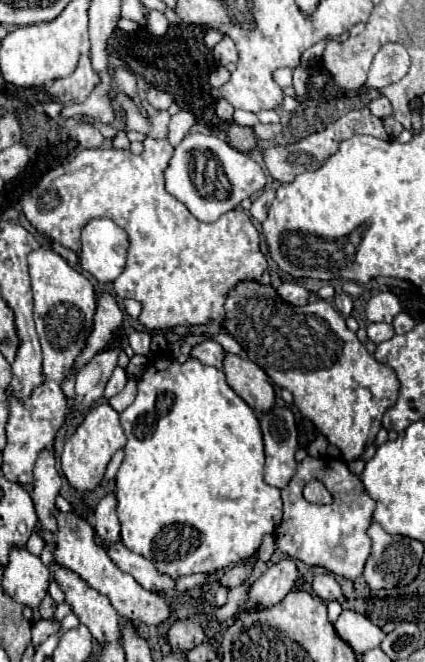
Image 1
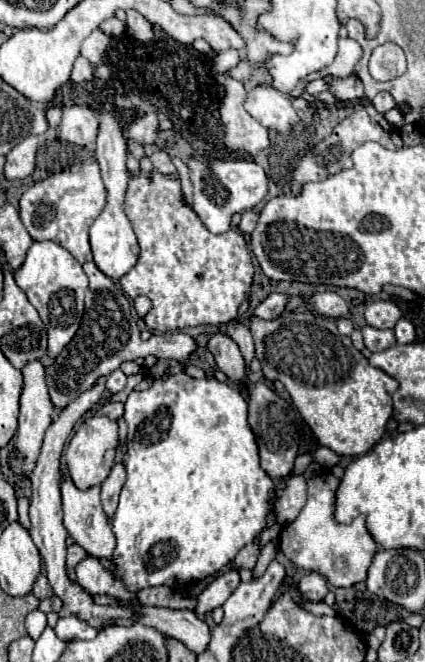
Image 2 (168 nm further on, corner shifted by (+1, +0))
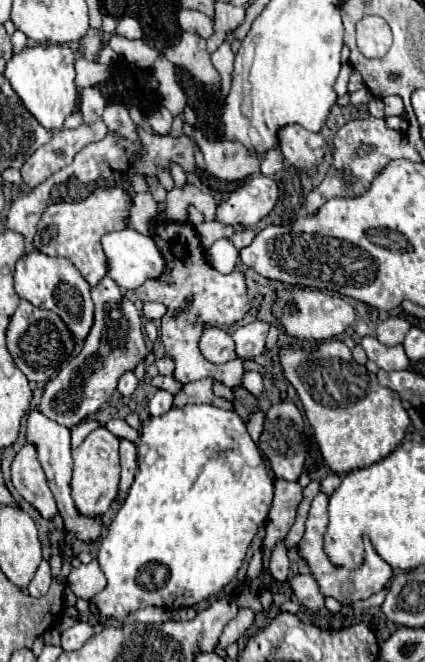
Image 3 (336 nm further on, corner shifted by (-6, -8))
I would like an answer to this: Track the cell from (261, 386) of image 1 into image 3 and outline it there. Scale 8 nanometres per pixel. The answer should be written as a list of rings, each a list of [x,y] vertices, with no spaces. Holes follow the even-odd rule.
[[[207,327],[199,339],[199,349],[203,357],[211,363],[227,363],[237,359],[235,341],[231,335],[219,327]]]

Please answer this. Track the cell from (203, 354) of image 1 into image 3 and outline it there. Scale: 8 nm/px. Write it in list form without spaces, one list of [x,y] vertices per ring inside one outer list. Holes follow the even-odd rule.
[[[103,277],[95,287],[91,287],[91,297],[95,303],[93,327],[83,341],[81,351],[73,359],[65,361],[59,373],[47,381],[39,403],[39,411],[67,429],[81,423],[87,415],[93,415],[117,389],[119,377],[127,371],[135,371],[139,361],[145,361],[149,353],[141,331],[139,311],[113,279]]]

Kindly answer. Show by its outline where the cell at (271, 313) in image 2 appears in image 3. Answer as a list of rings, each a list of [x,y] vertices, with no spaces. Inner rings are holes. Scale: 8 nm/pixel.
[[[253,321],[249,325],[239,327],[231,337],[235,339],[235,351],[241,359],[249,357],[259,357],[265,349],[265,339],[267,339],[269,323],[265,321]]]

